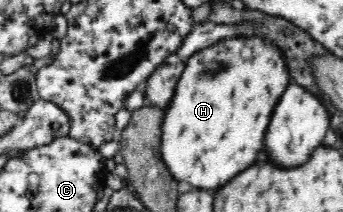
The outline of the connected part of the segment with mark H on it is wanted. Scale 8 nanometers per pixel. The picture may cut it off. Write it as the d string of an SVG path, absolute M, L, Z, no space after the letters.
M234 38L198 50L186 59L181 76L173 88L169 106L162 112L160 151L161 162L175 182L185 182L192 189L219 190L229 184L239 172L257 162L263 146L265 126L269 124L273 108L289 85L285 62L277 48L259 38Z

